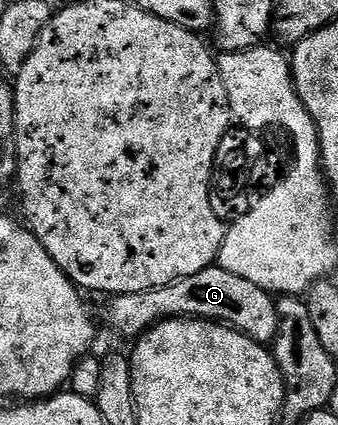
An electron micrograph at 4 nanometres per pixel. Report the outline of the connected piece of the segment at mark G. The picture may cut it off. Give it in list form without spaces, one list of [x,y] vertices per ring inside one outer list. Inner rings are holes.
[[[217,266],[200,270],[200,274],[192,274],[163,288],[116,296],[109,302],[111,304],[106,308],[106,316],[111,326],[120,335],[131,338],[142,336],[149,328],[155,328],[161,320],[179,318],[229,324],[263,346],[273,345],[278,333],[278,306],[275,297],[260,286],[239,278],[237,274],[228,274],[228,270]]]

